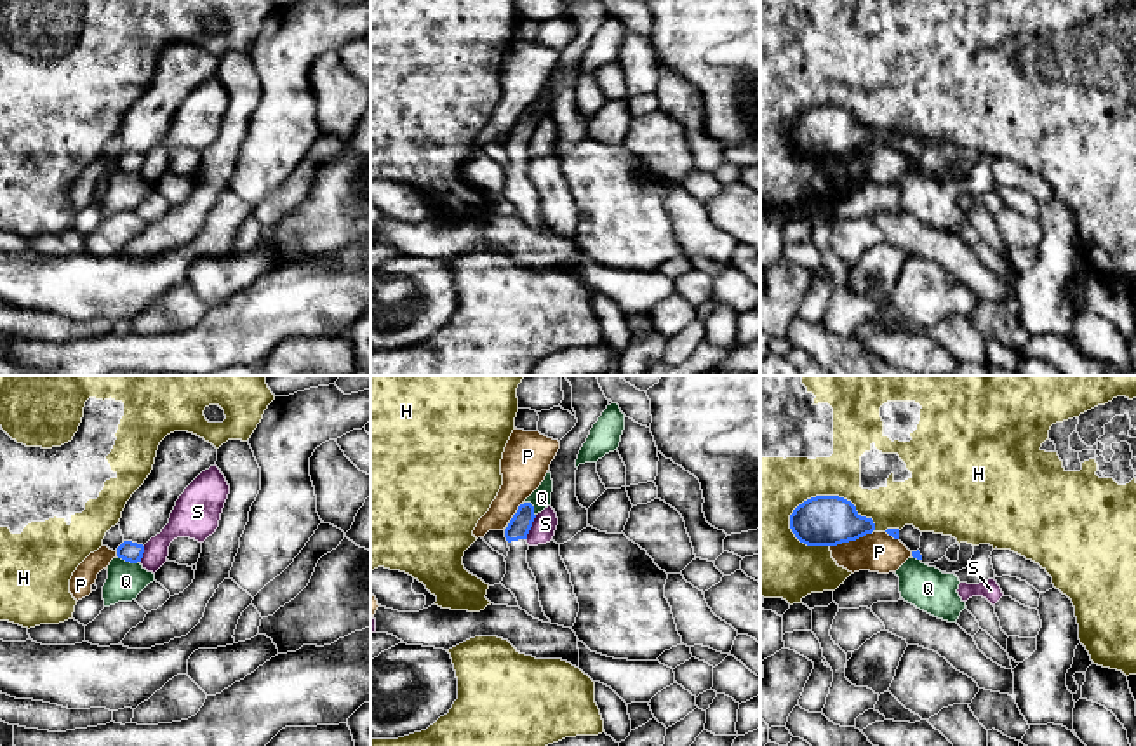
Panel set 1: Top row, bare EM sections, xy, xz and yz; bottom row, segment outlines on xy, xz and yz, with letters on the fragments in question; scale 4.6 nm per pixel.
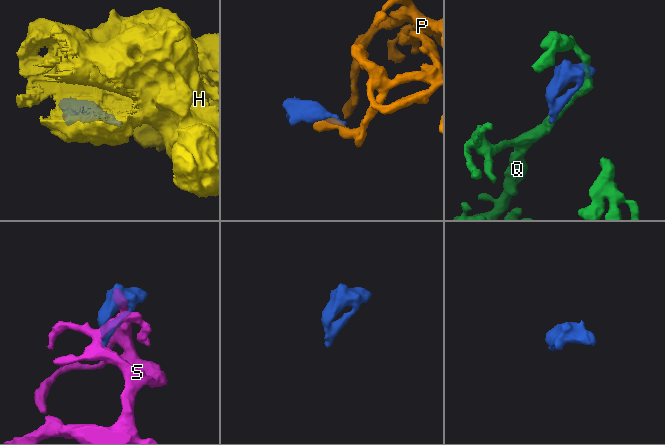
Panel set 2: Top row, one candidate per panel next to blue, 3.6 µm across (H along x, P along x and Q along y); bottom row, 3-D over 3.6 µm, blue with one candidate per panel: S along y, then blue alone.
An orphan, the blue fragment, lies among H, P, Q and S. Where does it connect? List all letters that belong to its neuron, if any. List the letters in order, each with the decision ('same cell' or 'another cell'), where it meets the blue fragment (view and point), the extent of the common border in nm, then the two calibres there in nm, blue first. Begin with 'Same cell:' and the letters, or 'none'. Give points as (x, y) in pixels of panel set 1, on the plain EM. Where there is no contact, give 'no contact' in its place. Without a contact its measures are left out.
Same cell: none
H: another cell; meets blue in yz at (835, 106); contact 420 nm long; 240 nm thick on the blue side, 240 nm on the other
P: another cell; meets blue in yz at (849, 150); contact 200 nm long; 240 nm thick on the blue side, 190 nm on the other
Q: another cell; meets blue in xy at (127, 171); contact 110 nm long; 100 nm thick on the blue side, 170 nm on the other
S: another cell; meets blue in xz at (531, 136); contact 130 nm long; 100 nm thick on the blue side, 110 nm on the other

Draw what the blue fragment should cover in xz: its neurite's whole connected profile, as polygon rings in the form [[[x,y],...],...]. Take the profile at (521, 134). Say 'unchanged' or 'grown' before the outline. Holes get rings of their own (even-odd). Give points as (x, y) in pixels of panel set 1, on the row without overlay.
grown; [[[524,113],[505,139],[510,162],[505,169],[506,184],[501,195],[515,205],[522,221],[534,230],[551,233],[543,223],[536,188],[527,174],[529,155],[525,150],[534,129],[534,117],[531,113]]]

